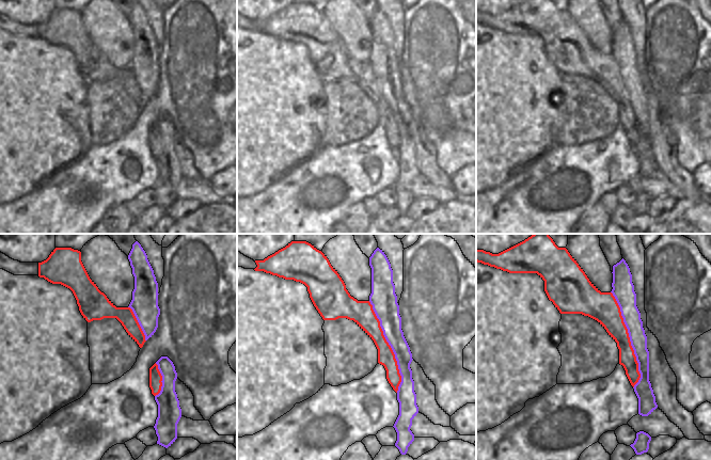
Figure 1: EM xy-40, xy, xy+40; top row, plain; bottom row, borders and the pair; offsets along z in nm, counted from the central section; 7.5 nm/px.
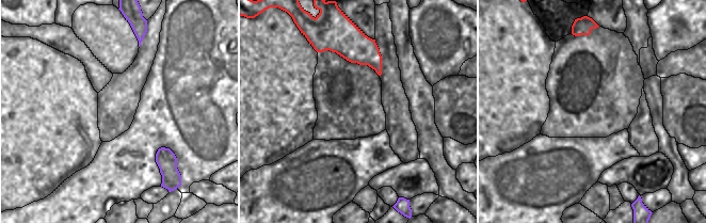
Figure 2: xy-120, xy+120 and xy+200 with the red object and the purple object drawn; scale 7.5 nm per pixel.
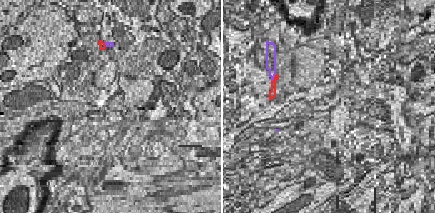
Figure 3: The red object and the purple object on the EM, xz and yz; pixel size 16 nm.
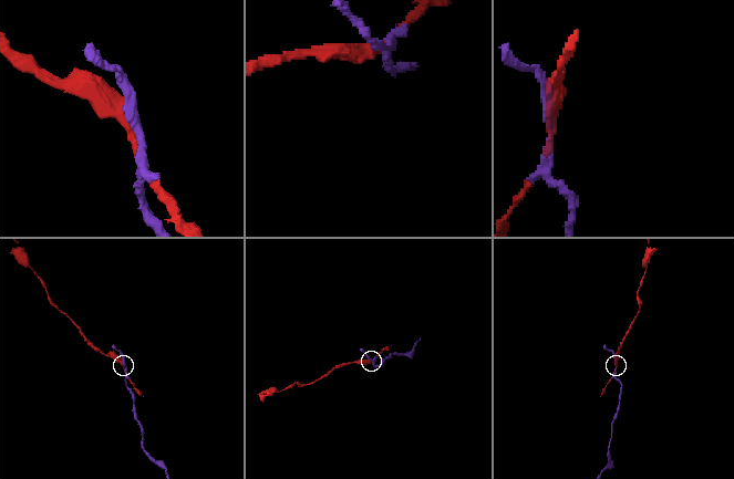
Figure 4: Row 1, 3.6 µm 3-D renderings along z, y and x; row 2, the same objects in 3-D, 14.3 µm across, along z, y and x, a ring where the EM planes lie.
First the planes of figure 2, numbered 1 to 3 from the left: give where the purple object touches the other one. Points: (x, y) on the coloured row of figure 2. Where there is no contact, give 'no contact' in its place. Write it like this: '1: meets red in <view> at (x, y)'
1: no contact
2: no contact
3: no contact

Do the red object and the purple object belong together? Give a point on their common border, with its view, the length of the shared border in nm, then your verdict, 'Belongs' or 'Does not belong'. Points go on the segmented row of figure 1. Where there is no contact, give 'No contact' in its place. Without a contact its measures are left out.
Touches red at xy+40 (629, 339). Shared border 750 nm. Does not belong

